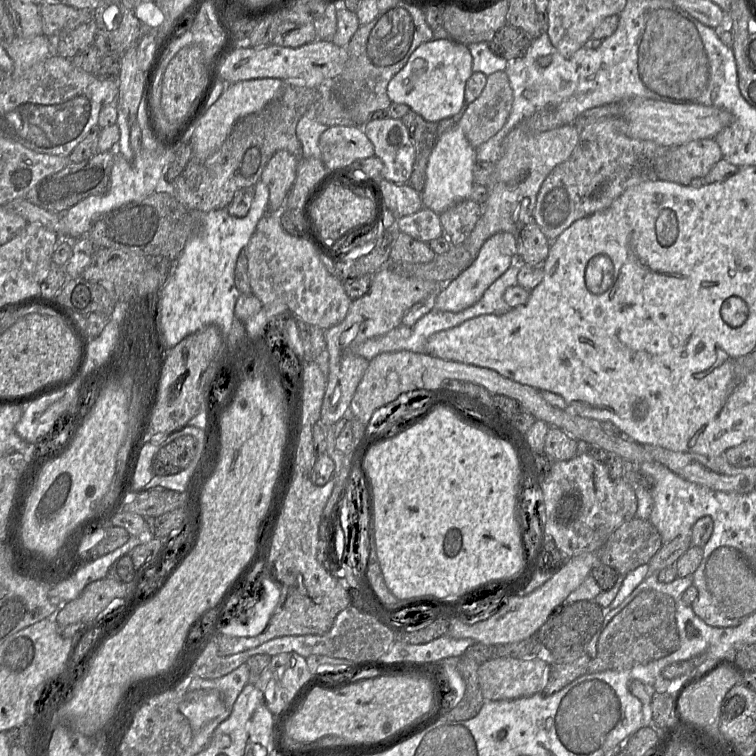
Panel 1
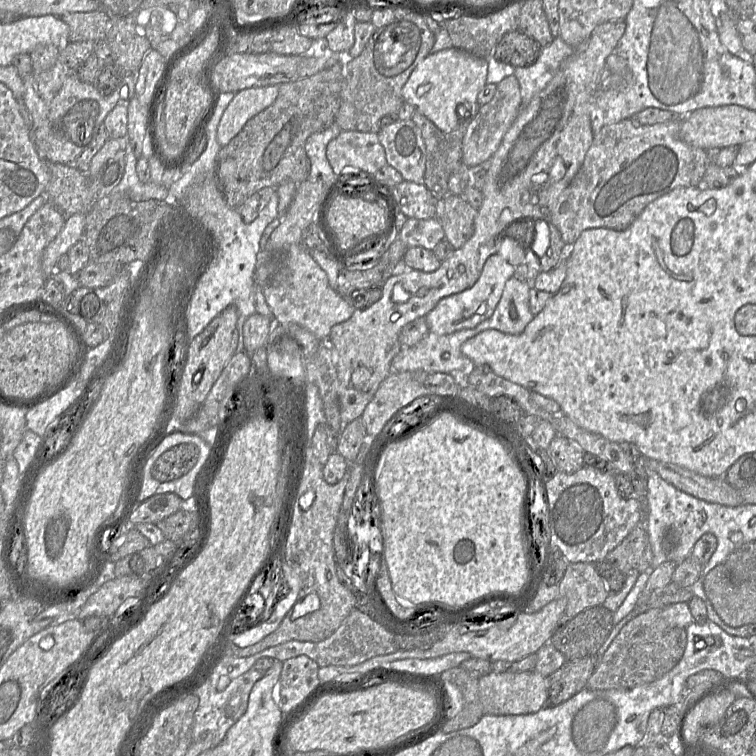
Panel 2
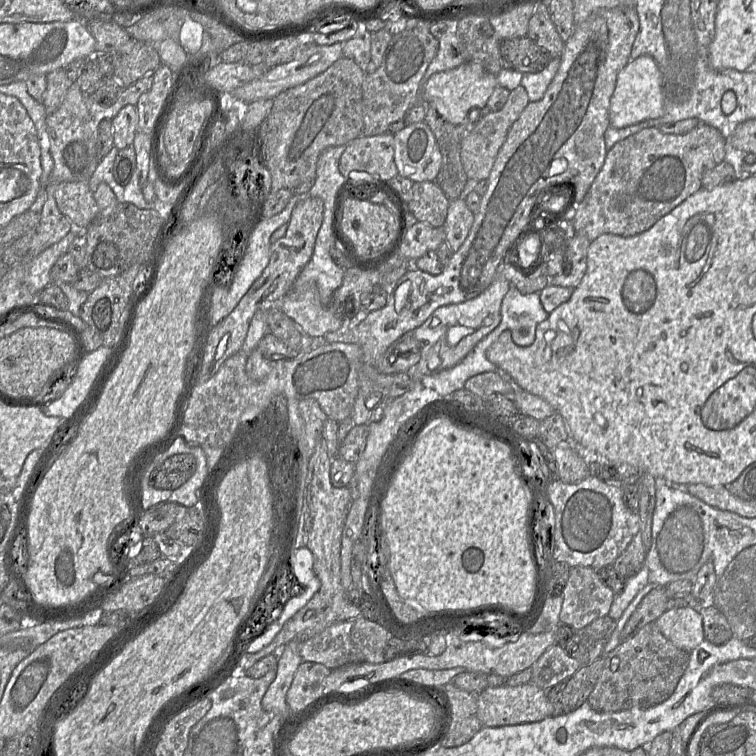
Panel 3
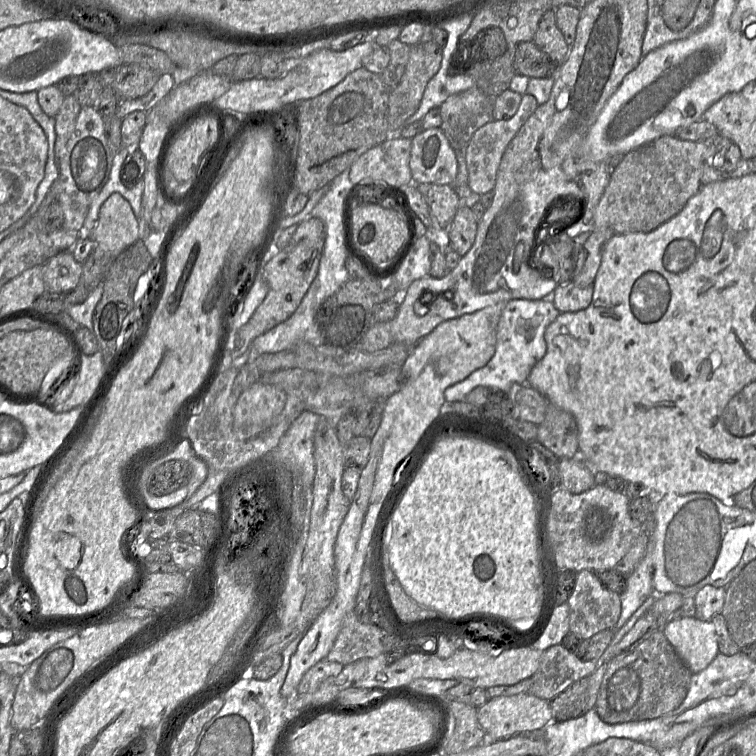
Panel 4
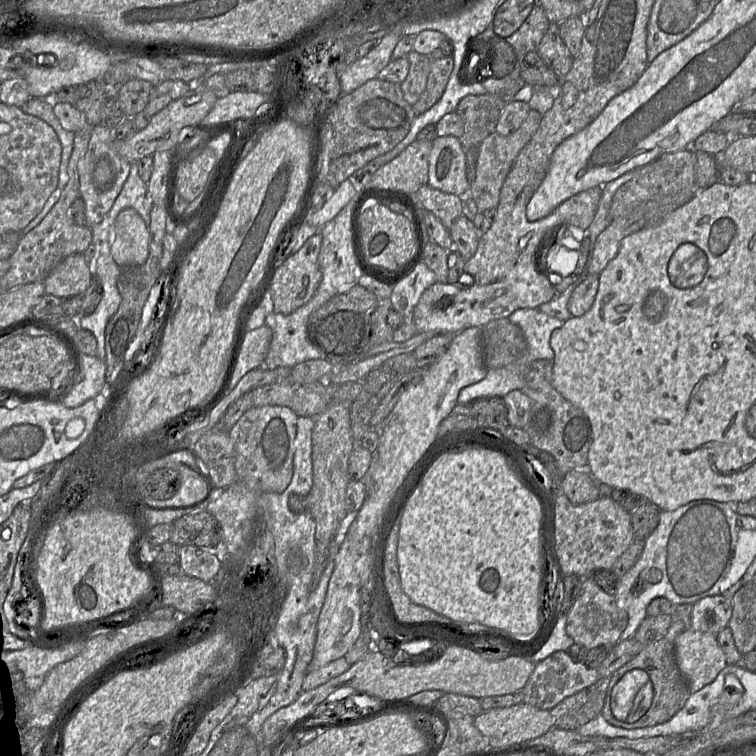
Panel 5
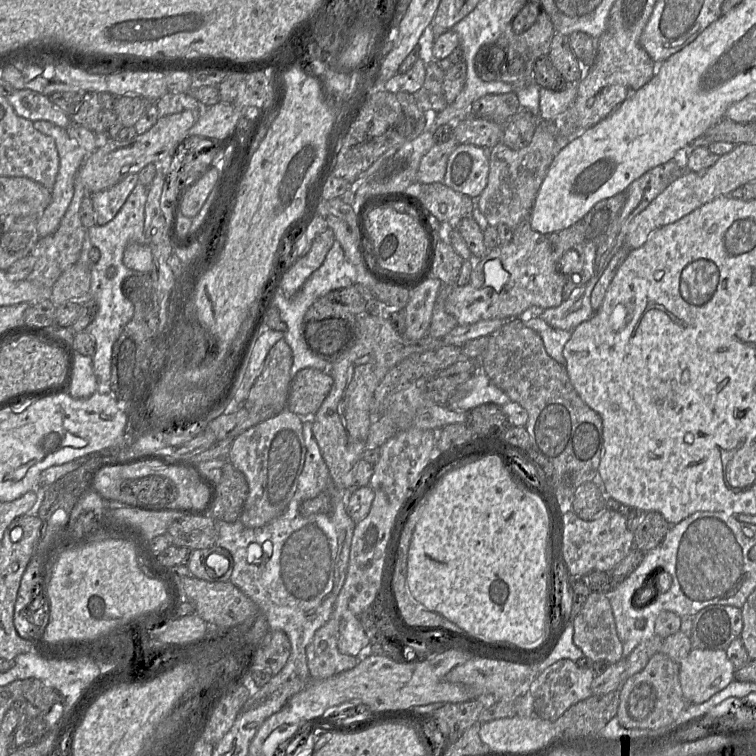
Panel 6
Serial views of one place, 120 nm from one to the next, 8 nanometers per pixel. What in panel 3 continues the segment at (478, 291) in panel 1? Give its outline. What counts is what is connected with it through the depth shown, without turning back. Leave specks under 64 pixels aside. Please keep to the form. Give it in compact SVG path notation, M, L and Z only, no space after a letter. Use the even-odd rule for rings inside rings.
M497 276L476 298L436 309L421 326L412 331L413 337L420 343L420 360L415 368L411 368L407 373L412 374L414 378L420 378L434 375L459 363L499 325L502 300L509 288L510 282L503 276Z

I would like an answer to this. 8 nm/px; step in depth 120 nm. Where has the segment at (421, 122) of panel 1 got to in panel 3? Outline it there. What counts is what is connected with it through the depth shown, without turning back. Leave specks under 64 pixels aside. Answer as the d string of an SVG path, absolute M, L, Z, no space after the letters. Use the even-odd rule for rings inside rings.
M427 106L423 122L434 134L442 156L441 169L435 183L450 200L461 196L468 179L461 160L462 139L468 128L483 115L480 110L472 110L467 125L453 125L443 119L435 108Z

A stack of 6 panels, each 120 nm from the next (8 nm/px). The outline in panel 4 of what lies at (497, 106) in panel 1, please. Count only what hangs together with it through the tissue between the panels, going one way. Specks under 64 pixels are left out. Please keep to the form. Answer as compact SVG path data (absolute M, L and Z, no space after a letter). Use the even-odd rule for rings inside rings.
M525 93L522 95L519 108L513 117L508 120L493 119L473 133L466 149L468 185L472 192L479 195L485 195L493 191L499 165L507 146L528 118L533 114L537 106L538 102L536 99L532 95Z

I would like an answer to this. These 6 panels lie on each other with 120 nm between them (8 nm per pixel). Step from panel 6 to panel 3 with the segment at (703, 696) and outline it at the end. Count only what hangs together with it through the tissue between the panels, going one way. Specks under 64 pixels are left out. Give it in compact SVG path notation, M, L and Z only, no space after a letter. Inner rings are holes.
M691 607L668 609L656 624L667 640L688 653L706 639L702 615Z

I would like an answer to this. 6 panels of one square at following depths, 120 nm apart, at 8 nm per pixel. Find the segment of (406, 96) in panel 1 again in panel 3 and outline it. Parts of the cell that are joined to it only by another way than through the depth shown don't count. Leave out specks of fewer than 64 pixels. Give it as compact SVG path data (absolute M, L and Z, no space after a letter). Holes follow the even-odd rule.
M466 62L430 76L423 85L421 101L435 108L447 122L453 125L467 125L472 110L480 110L481 114L488 112L487 101L497 86L496 75L487 72L477 63Z

